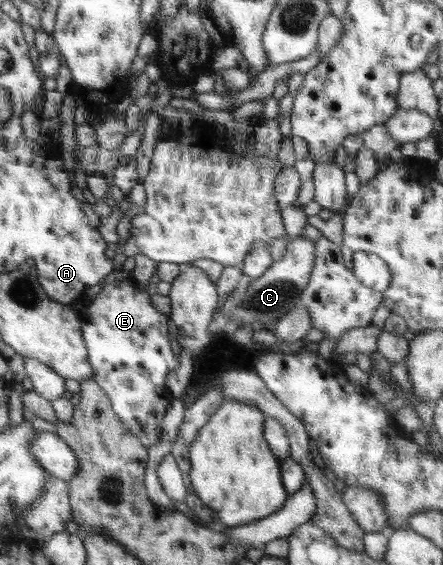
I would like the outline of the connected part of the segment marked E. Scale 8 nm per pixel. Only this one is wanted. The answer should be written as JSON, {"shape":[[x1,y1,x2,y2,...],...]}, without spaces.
{"shape":[[130,280,106,284,96,294,92,304,77,312,81,321,82,338,87,350,87,360,93,367,93,380,111,401,111,408,120,421,147,448,160,441,163,434,162,418,174,398,166,387,166,375,179,366,177,355,172,352,168,337,167,315,160,313,148,292,138,290]]}

